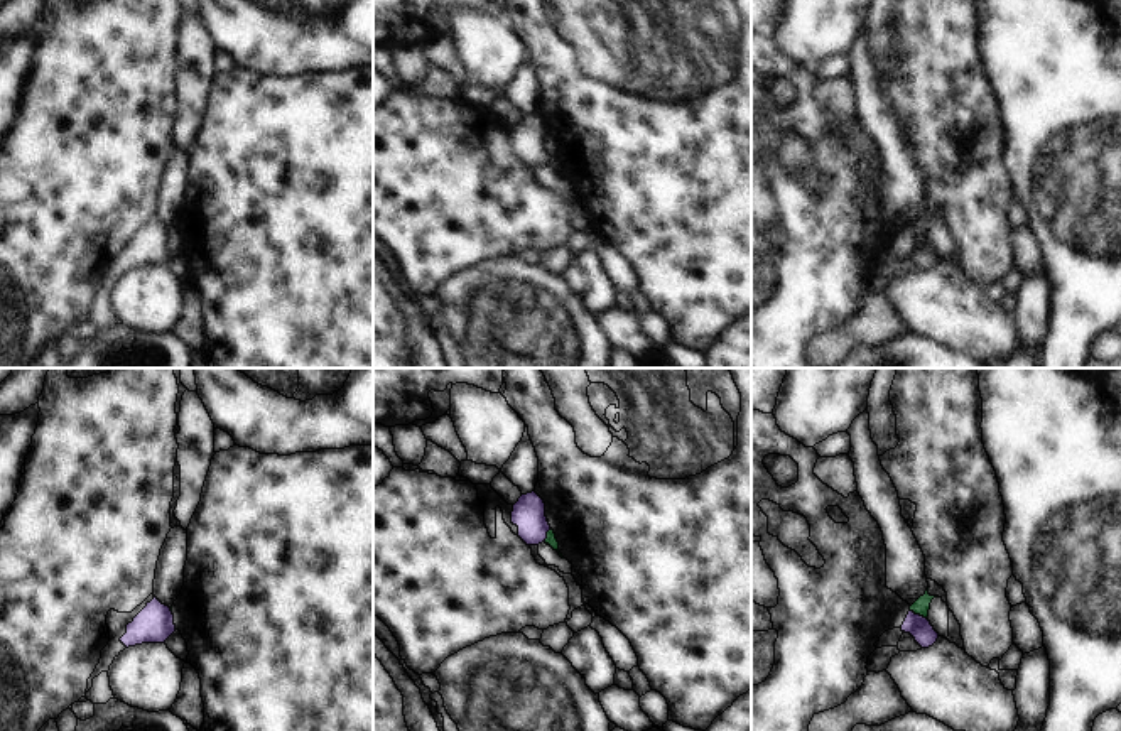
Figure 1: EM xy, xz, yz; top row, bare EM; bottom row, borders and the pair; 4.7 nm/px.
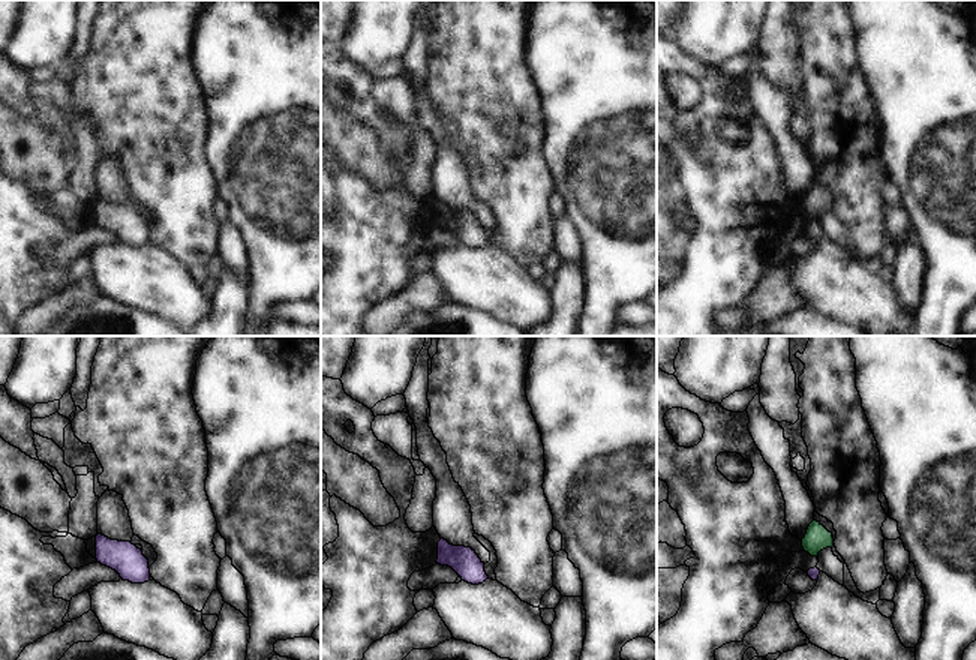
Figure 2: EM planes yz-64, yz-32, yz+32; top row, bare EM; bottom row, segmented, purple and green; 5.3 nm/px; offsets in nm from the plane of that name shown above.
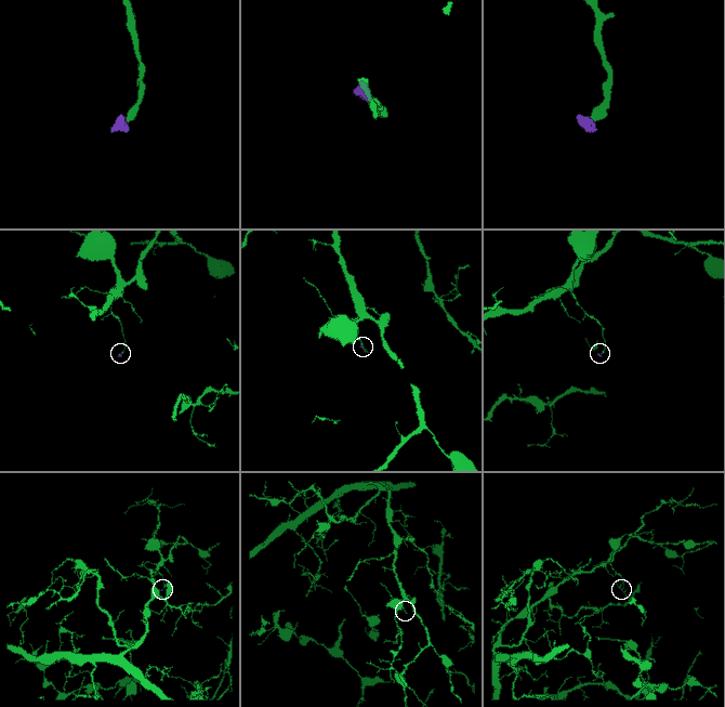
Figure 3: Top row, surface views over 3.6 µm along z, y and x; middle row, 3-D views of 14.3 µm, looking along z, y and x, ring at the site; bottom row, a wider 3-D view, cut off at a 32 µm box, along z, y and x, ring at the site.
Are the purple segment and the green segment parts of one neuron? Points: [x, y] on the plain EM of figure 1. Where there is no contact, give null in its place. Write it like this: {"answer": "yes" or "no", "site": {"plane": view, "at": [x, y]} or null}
{"answer": "yes", "site": {"plane": "yz", "at": [919, 237]}}

